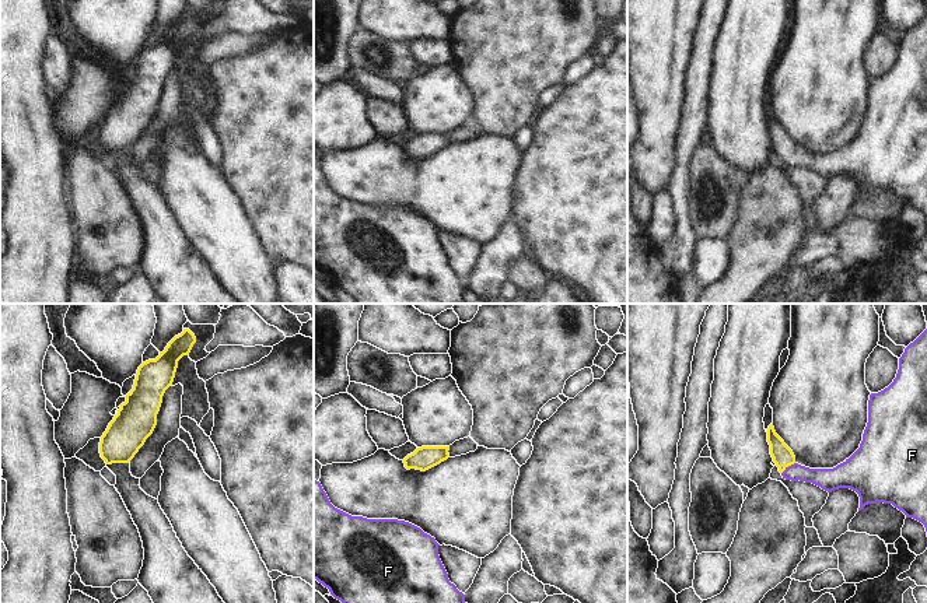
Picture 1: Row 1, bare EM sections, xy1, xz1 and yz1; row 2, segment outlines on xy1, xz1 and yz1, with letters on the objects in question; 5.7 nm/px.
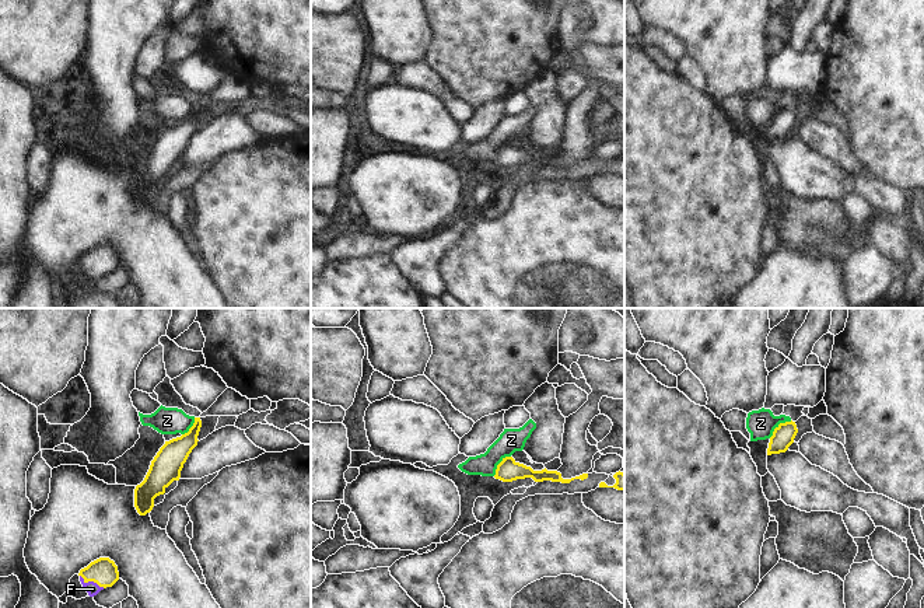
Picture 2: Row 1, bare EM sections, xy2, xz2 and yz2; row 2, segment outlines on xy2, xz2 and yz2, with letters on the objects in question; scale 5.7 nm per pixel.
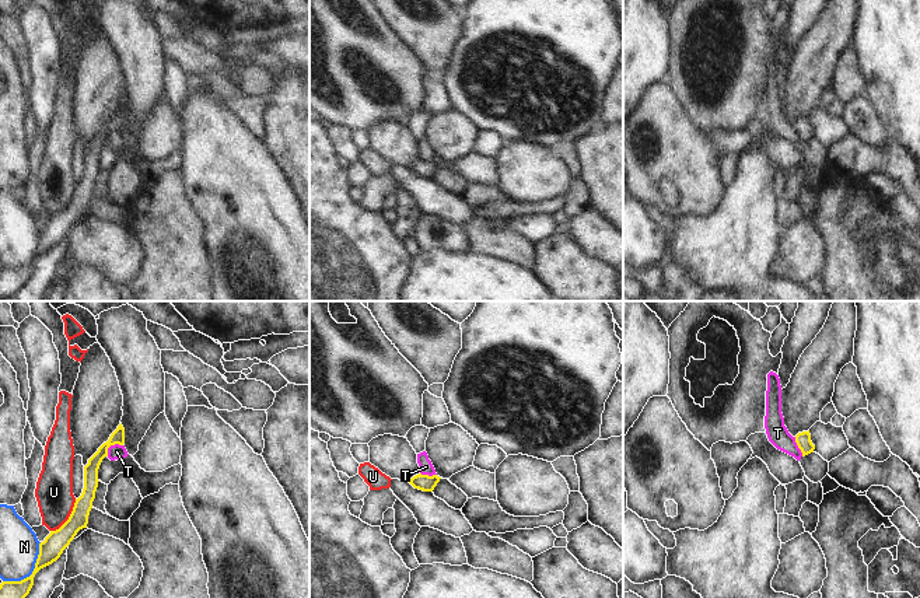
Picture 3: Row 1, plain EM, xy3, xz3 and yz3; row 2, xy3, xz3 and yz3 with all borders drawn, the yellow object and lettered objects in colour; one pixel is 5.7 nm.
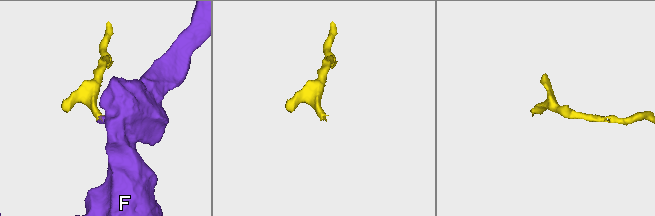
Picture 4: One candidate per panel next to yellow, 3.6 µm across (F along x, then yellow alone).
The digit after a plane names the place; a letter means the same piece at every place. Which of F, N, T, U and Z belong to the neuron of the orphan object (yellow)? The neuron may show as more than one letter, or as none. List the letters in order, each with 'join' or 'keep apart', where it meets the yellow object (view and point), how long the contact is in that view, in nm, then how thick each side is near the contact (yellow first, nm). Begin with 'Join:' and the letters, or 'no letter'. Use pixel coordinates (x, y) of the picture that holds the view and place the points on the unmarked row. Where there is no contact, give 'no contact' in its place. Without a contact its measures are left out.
Join: F
F: join | xy2 (91, 266) | 160 nm | 160/80 nm
N: keep apart | xy3 (32, 258) | 320 nm | 140/220 nm
T: keep apart | xy3 (111, 130) | 120 nm | 80/90 nm
U: keep apart | xy3 (69, 203) | 240 nm | 130/220 nm
Z: keep apart | yz2 (779, 111) | 170 nm | 130/160 nm

